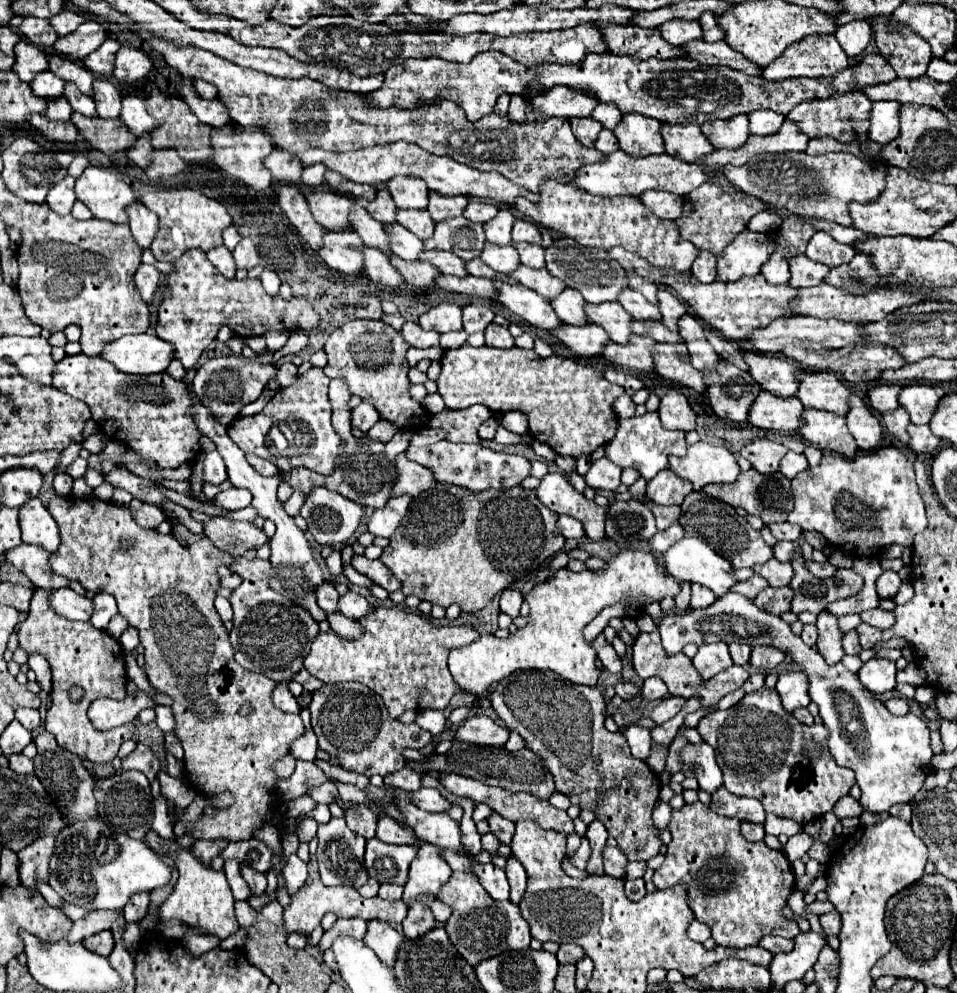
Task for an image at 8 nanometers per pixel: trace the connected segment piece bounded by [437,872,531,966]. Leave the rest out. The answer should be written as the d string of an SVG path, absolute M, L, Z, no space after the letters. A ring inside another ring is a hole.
M453 872L449 882L439 890L437 898L451 906L451 918L445 922L447 936L457 952L471 964L477 966L479 962L499 956L505 950L523 950L529 948L531 934L529 924L519 914L519 906L513 902L497 902L483 890L477 876L465 872Z

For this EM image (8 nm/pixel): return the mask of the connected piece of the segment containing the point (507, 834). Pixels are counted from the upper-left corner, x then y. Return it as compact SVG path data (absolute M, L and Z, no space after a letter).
M493 814L487 822L491 826L491 834L495 834L501 844L511 844L513 832L515 832L515 824L511 820L507 820L507 818L499 816L499 814Z

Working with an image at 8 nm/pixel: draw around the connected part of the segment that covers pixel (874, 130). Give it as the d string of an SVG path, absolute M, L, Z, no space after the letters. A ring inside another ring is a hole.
M873 102L869 138L877 144L887 144L899 136L899 110L895 102Z

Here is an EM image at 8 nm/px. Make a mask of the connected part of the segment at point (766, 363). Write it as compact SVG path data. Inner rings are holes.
M751 350L743 352L743 360L749 366L749 374L763 390L777 396L795 396L795 392L799 390L797 368L793 366L793 362L777 356L757 354Z

